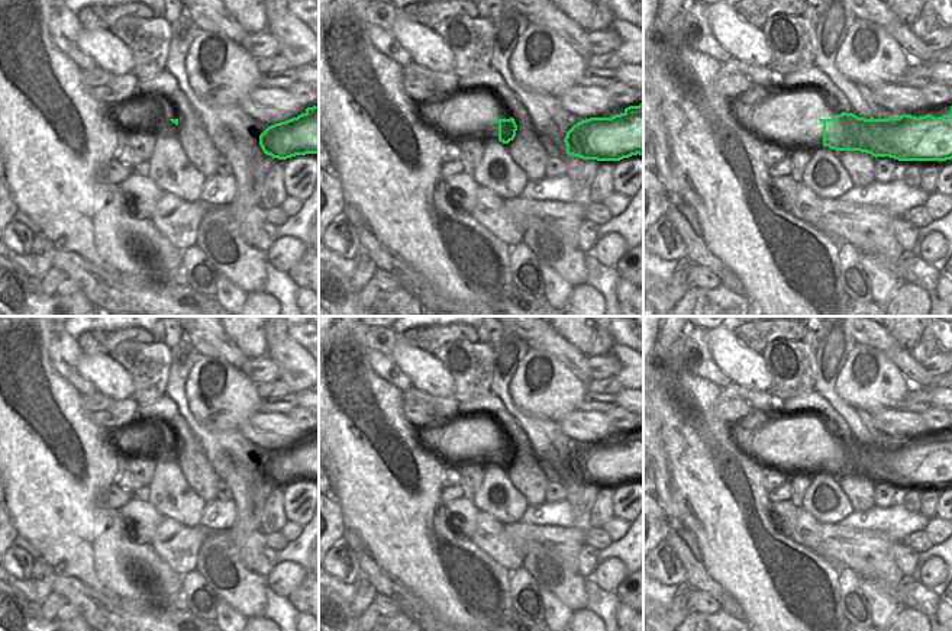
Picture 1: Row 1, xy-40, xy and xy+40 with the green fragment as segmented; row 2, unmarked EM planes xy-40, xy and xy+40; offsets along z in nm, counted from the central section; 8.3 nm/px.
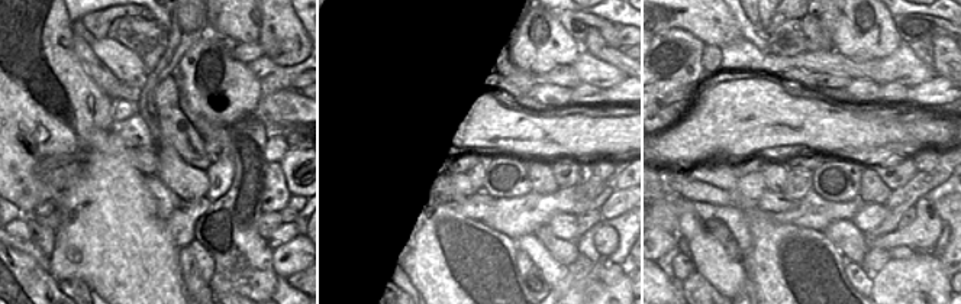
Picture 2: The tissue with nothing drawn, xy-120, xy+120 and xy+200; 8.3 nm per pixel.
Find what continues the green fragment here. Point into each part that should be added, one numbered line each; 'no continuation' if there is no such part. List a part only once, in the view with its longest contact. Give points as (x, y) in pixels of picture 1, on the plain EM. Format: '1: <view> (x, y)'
1: xy+40 (788, 443)

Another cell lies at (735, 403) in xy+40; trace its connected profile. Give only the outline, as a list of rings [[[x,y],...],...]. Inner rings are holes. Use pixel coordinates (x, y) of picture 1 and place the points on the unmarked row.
[[[739,384],[723,387],[713,412],[727,425],[746,419],[759,411],[782,409],[782,400],[771,392],[748,390]]]

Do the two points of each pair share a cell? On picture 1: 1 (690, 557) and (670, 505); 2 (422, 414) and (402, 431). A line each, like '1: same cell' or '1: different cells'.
1: different cells
2: different cells

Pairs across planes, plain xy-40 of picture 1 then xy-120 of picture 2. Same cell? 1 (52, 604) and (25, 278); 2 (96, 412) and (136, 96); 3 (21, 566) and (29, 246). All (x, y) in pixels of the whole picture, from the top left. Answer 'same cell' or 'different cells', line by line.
1: different cells
2: same cell
3: different cells

